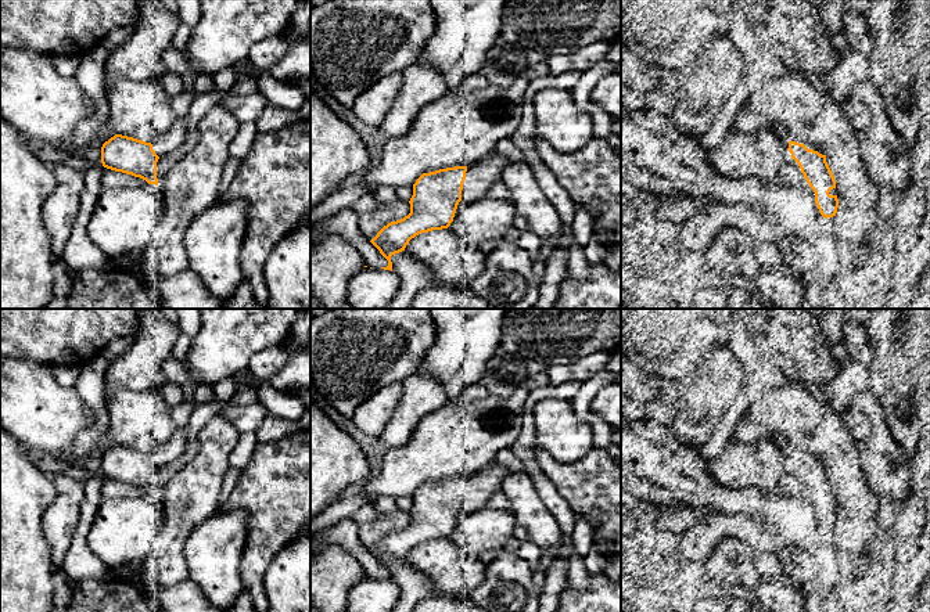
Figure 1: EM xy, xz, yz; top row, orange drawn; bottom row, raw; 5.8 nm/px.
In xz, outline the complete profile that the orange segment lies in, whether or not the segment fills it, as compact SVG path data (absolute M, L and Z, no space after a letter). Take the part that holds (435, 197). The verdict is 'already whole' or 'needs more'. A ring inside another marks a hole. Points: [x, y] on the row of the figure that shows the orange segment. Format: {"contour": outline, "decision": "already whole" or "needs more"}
{"contour": "M498 148L485 158L468 166L455 166L423 173L413 184L413 195L409 201L410 213L401 220L384 226L370 241L388 260L384 270L392 271L391 256L405 251L412 238L421 233L448 228L453 222L460 201L471 202L485 197L492 184L500 180L503 170L510 165L510 158Z", "decision": "needs more"}

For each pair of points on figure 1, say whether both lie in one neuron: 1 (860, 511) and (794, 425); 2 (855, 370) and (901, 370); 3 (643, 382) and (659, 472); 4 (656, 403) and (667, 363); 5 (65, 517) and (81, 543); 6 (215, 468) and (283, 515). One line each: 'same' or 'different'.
1: same
2: different
3: different
4: different
5: different
6: different

